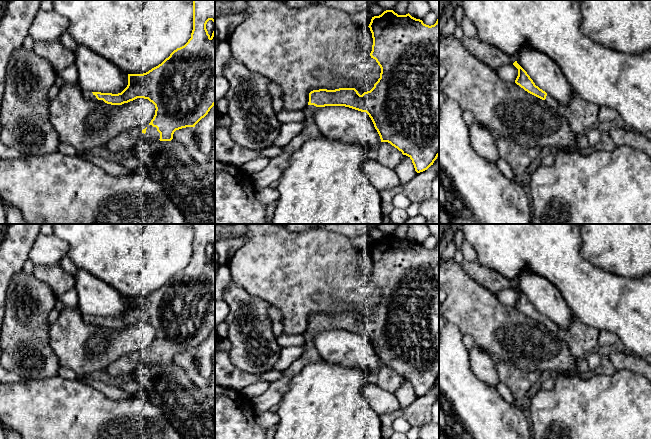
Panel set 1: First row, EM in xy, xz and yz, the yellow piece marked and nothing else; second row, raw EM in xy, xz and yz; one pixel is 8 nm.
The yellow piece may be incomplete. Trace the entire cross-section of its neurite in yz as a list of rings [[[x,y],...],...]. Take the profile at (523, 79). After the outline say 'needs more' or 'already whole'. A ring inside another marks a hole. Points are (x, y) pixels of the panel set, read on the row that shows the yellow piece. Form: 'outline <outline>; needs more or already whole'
outline [[[515,61],[513,65],[518,69],[518,76],[515,83],[528,93],[545,100],[546,103],[559,111],[563,115],[571,130],[580,135],[585,131],[589,131],[598,121],[598,113],[600,106],[584,101],[579,95],[573,94],[569,103],[564,106],[559,104],[552,96],[535,85],[527,72]]]; needs more

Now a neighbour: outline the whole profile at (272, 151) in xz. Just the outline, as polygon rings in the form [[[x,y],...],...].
[[[272,145],[270,147],[267,147],[261,151],[261,156],[273,158],[275,156],[278,156],[282,153],[282,148],[278,147],[276,145]]]

